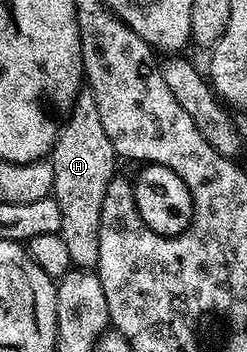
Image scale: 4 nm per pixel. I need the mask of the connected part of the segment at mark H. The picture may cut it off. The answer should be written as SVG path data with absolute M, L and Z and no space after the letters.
M89 90L79 91L71 104L74 105L66 121L57 129L54 147L48 157L54 165L52 199L60 206L60 235L67 246L71 265L90 268L97 265L100 258L100 210L105 191L116 179L116 153L112 142L108 142L108 134L104 134L94 95Z

